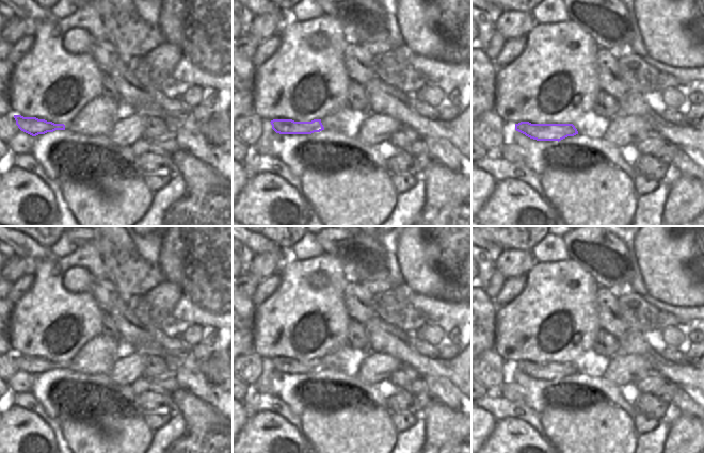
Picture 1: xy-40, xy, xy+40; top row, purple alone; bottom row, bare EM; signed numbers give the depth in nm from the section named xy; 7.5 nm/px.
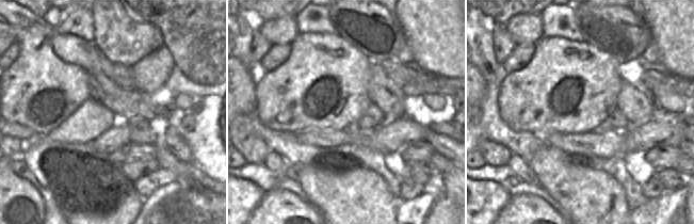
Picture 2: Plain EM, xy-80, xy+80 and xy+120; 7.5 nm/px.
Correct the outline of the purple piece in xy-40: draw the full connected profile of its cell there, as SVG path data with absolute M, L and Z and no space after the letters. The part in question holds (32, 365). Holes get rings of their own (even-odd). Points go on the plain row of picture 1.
M14 354L16 363L18 367L32 374L45 373L47 371L53 371L55 369L65 369L64 362L54 362L45 358L38 358L36 356L23 356L21 354Z

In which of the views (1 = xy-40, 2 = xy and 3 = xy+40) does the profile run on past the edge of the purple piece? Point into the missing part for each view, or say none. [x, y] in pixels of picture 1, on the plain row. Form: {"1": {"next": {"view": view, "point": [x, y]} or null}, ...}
{"1": {"next": null}, "2": {"next": null}, "3": {"next": null}}

